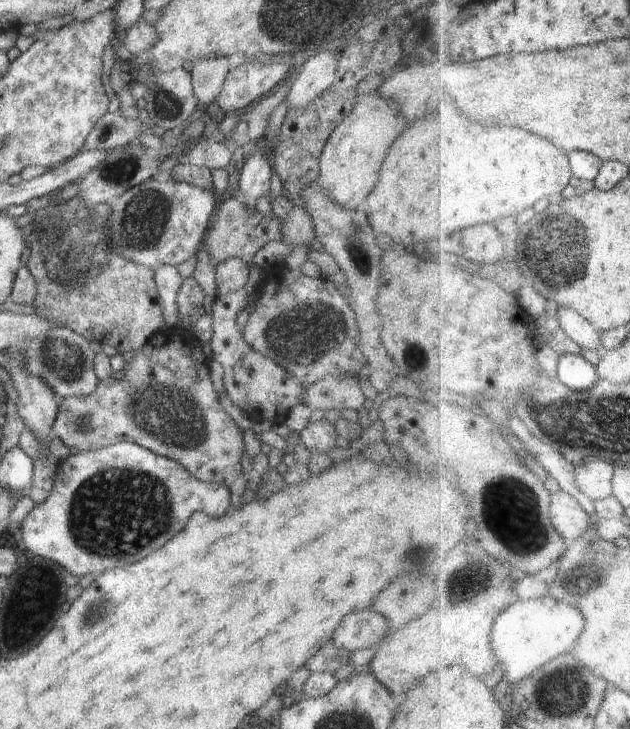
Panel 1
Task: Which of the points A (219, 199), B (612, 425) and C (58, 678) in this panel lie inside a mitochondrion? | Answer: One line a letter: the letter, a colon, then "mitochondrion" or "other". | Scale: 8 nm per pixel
A: other
B: mitochondrion
C: other

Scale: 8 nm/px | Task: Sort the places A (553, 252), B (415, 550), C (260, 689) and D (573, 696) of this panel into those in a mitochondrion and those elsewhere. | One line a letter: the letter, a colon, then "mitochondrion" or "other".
A: mitochondrion
B: mitochondrion
C: other
D: mitochondrion

